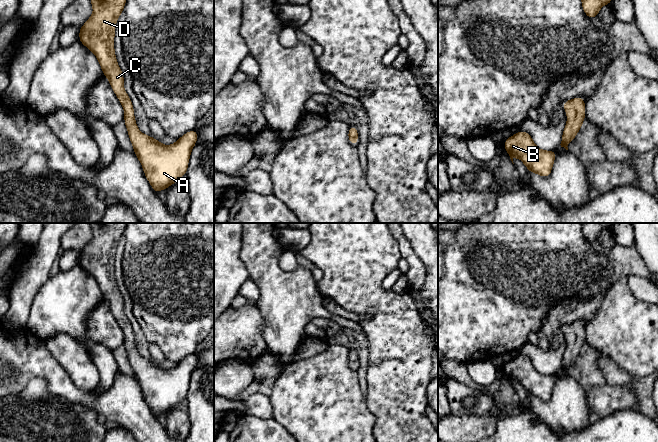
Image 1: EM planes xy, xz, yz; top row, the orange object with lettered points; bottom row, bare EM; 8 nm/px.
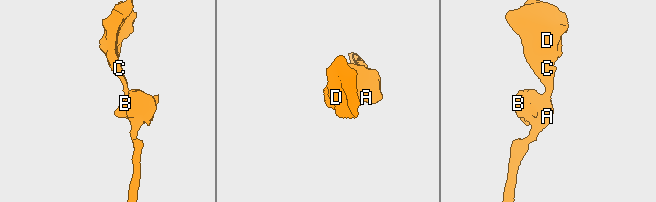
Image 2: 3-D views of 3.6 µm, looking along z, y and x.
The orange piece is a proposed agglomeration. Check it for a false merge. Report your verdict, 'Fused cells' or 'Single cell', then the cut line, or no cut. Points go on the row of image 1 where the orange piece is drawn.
Single cell. No split

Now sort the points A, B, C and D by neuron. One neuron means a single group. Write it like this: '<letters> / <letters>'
A B C D

